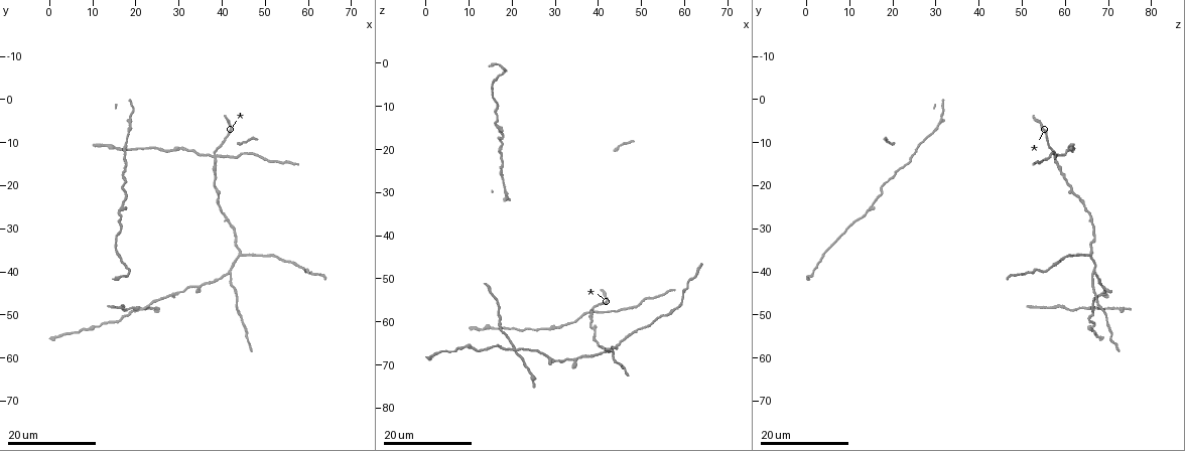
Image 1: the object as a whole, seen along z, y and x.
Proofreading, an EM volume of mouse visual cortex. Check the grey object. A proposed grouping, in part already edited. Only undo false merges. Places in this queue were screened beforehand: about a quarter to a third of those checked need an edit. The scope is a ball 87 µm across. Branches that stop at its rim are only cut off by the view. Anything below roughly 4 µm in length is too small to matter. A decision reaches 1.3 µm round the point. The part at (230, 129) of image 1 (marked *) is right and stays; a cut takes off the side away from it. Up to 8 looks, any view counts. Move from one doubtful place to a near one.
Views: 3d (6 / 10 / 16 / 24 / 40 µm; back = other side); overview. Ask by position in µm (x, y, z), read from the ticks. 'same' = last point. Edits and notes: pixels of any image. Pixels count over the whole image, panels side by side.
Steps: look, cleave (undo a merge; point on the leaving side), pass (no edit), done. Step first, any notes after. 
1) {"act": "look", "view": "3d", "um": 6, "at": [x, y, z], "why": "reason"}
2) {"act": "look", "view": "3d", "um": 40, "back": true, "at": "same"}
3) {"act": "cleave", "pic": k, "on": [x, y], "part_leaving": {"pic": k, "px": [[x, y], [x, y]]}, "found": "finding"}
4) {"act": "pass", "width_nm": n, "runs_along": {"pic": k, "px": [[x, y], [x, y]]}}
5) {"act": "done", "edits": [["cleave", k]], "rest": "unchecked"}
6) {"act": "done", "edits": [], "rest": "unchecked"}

{"act": "look", "view": "3d", "um": 24, "at": [30.0, 45.0, 68.5], "why": "calibre changes"}

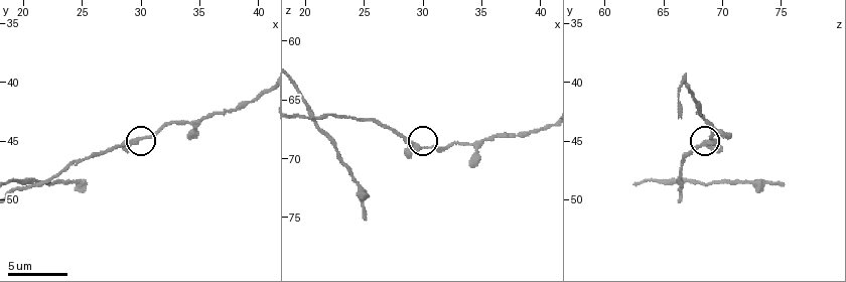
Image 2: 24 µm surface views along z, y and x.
{"act": "look", "view": "3d", "um": 10, "at": [29.6, 45.0, 69.0], "why": "zoom in"}

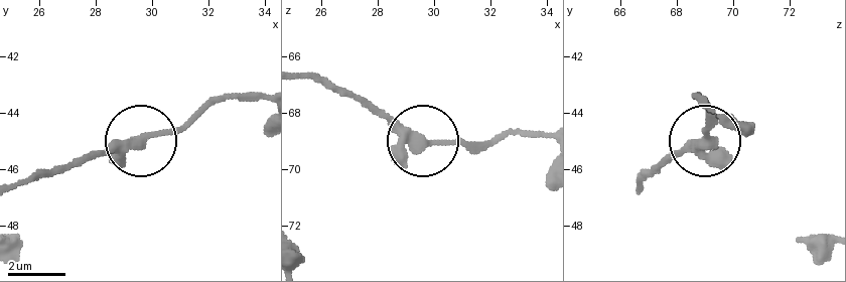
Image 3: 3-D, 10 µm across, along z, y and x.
{"act": "look", "view": "3d", "um": 6, "at": [29.6, 44.9, 69.1], "why": "zoom in"}

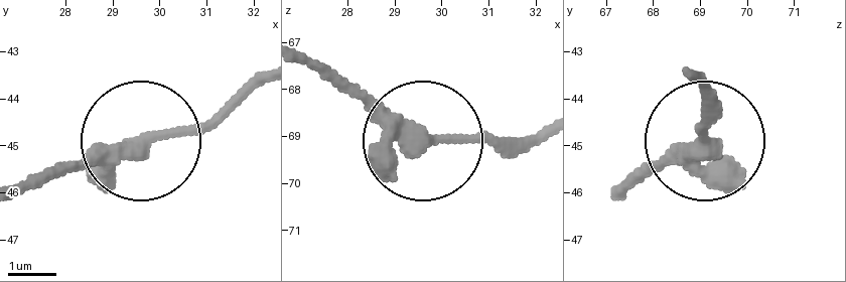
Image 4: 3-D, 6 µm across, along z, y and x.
{"act": "pass", "runs_along": {"pic": 4, "px": [[692, 74], [699, 142], [644, 174]]}, "found": "all the same neuron"}

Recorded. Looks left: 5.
{"act": "look", "view": "3d", "um": 16, "at": [39.5, 21.5, 61.5], "why": "three arms meet"}

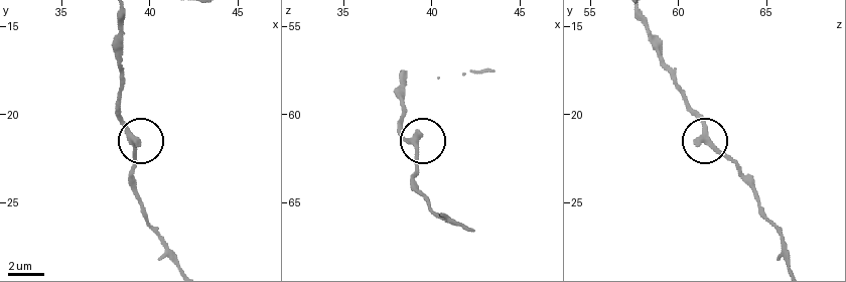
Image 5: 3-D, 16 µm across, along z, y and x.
{"act": "look", "view": "3d", "um": 10, "at": [39.2, 21.7, 61.8], "why": "zoom in"}

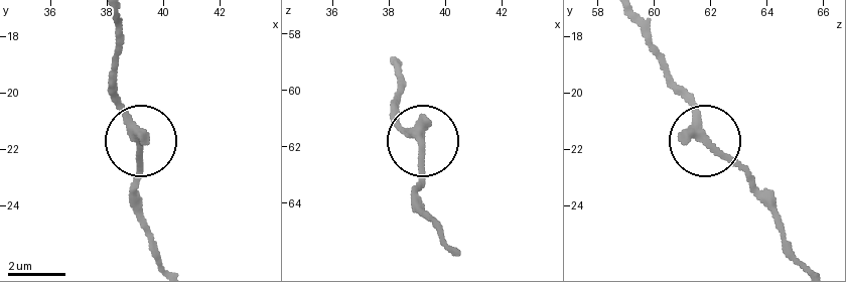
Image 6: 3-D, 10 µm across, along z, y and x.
{"act": "pass", "arms": 3, "runs_along": {"pic": 6, "px": [[397, 59], [397, 113], [425, 148], [418, 210]]}, "found": "one neuron here"}

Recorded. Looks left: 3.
{"act": "look", "view": "3d", "um": 16, "at": [41.5, 40.0, 66.5]}

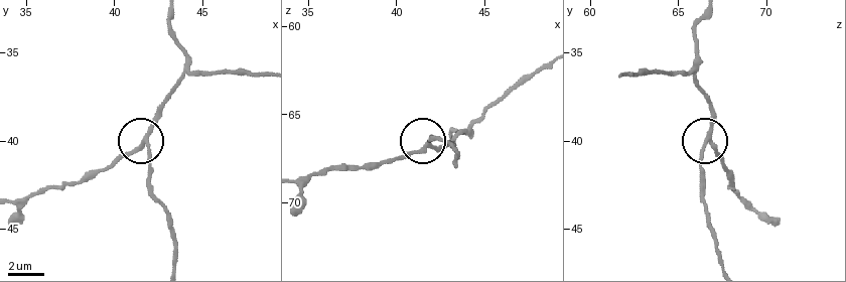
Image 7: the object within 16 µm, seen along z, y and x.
{"act": "look", "view": "3d", "um": 10, "at": [41.8, 40.0, 66.9]}

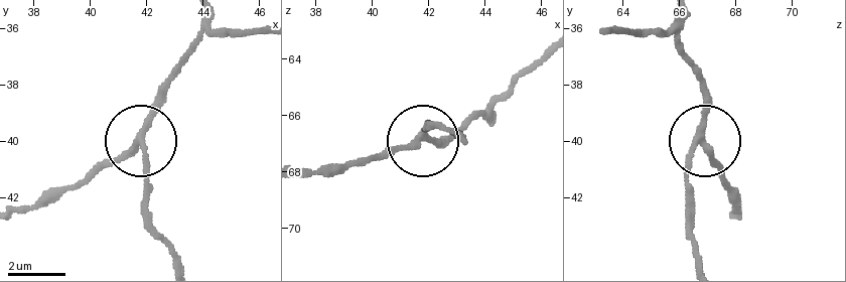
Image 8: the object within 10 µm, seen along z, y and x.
{"act": "look", "view": "3d", "um": 6, "at": [41.7, 40.0, 66.8]}

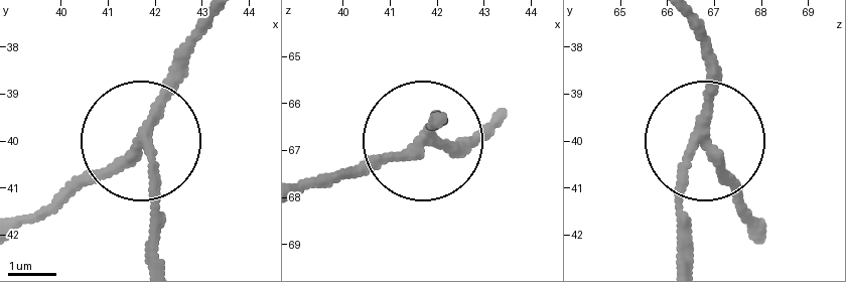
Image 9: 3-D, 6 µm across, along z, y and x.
{"act": "pass", "runs_along": {"pic": 9, "px": [[695, 23], [711, 120], [675, 203], [675, 248]]}, "found": "continuous, no second neuron"}

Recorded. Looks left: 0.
{"act": "done", "edits": [], "rest": "unchecked"}

